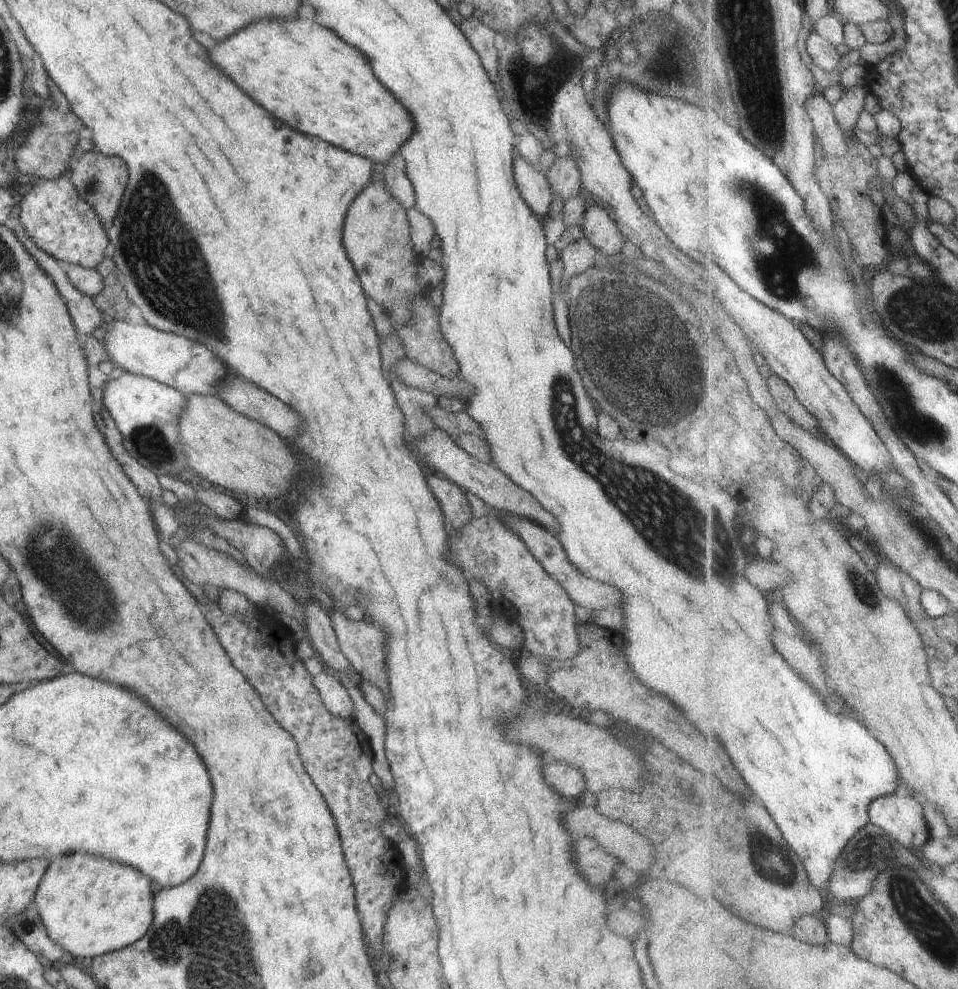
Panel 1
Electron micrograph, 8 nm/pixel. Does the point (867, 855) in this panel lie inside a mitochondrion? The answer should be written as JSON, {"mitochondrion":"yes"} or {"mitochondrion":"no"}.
{"mitochondrion":"yes"}

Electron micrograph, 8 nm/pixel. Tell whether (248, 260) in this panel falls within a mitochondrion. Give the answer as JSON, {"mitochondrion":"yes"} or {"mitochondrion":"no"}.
{"mitochondrion":"no"}

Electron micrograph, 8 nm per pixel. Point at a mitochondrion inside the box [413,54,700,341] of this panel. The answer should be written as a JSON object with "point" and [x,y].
{"point":[673,76]}

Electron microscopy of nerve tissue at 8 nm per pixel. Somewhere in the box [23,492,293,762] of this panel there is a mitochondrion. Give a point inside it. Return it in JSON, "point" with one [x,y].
{"point":[55,560]}

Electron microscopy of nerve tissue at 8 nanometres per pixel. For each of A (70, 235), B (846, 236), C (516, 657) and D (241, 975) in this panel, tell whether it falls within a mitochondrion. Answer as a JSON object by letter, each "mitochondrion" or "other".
{"A":"other","B":"other","C":"other","D":"mitochondrion"}

